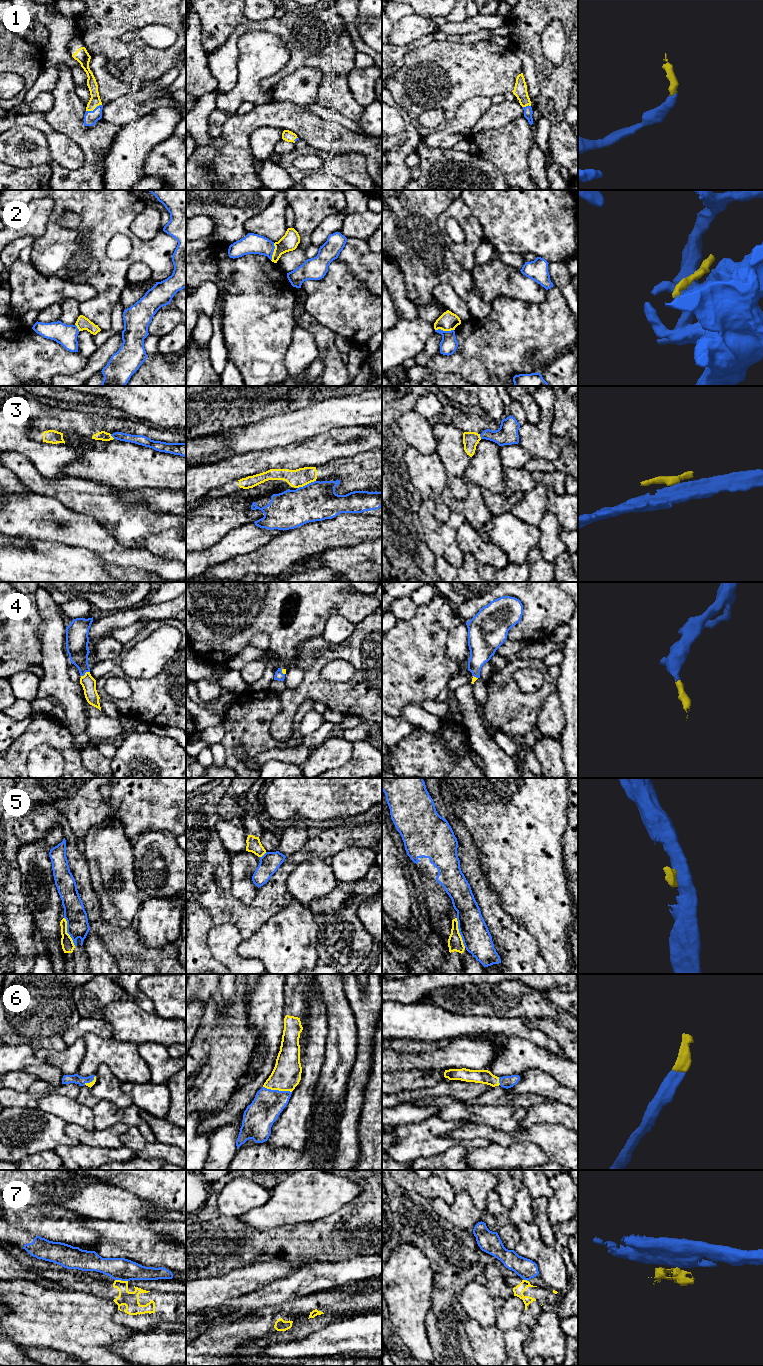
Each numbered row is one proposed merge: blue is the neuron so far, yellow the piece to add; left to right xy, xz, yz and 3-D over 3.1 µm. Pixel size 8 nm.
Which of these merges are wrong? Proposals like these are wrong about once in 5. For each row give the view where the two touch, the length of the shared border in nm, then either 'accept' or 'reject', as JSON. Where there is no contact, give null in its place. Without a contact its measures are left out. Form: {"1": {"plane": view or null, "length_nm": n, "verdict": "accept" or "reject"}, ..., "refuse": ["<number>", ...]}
{"1": {"plane": "xy", "length_nm": 140, "verdict": "accept"}, "2": {"plane": "yz", "length_nm": 150, "verdict": "reject"}, "3": {"plane": "xz", "length_nm": 120, "verdict": "reject"}, "4": {"plane": "xy", "length_nm": 80, "verdict": "accept"}, "5": {"plane": "yz", "length_nm": 260, "verdict": "reject"}, "6": {"plane": "xz", "length_nm": 240, "verdict": "accept"}, "7": {"plane": "xy", "length_nm": 110, "verdict": "reject"}, "refuse": ["2", "3", "5", "7"]}

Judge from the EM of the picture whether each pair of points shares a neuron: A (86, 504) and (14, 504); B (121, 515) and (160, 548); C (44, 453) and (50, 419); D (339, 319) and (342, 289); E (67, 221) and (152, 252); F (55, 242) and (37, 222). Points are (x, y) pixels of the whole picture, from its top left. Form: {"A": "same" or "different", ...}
{"A": "different", "B": "different", "C": "different", "D": "same", "E": "different", "F": "different"}

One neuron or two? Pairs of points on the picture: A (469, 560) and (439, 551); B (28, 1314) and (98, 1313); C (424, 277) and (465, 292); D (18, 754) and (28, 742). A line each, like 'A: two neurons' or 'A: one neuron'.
A: two neurons
B: one neuron
C: one neuron
D: one neuron

